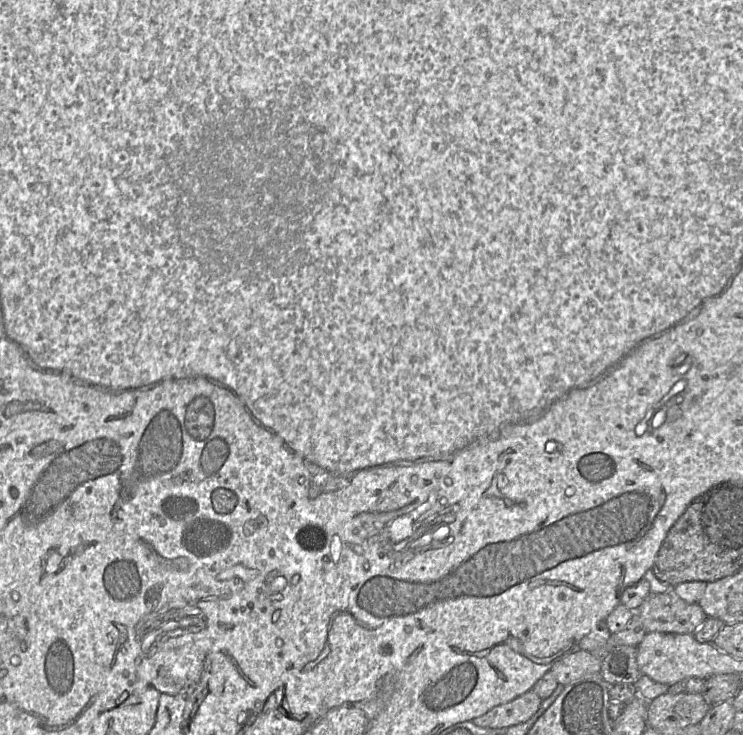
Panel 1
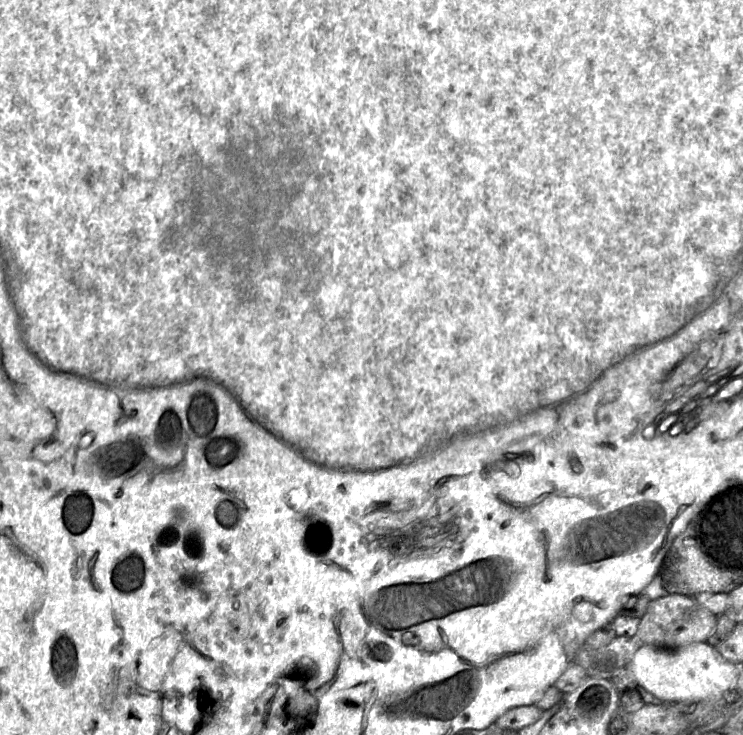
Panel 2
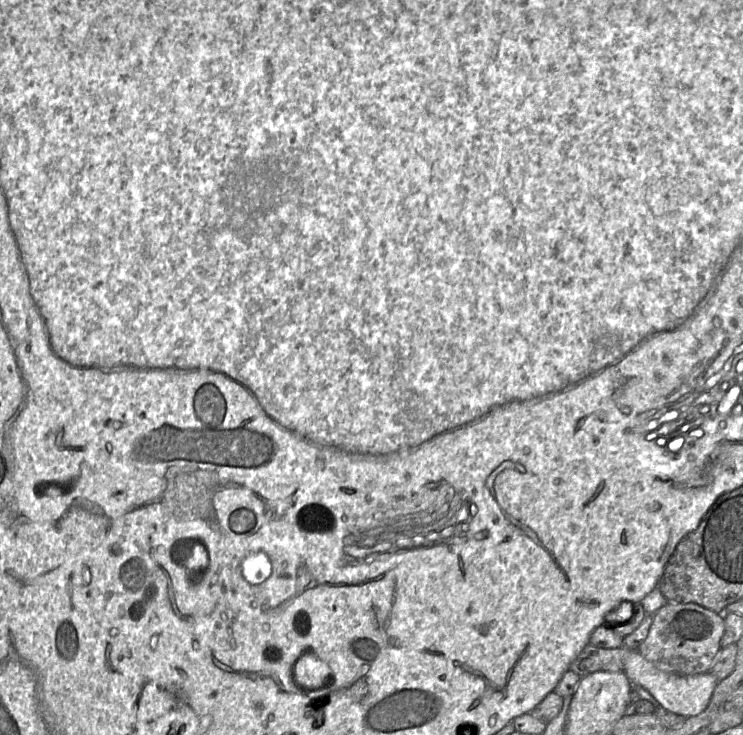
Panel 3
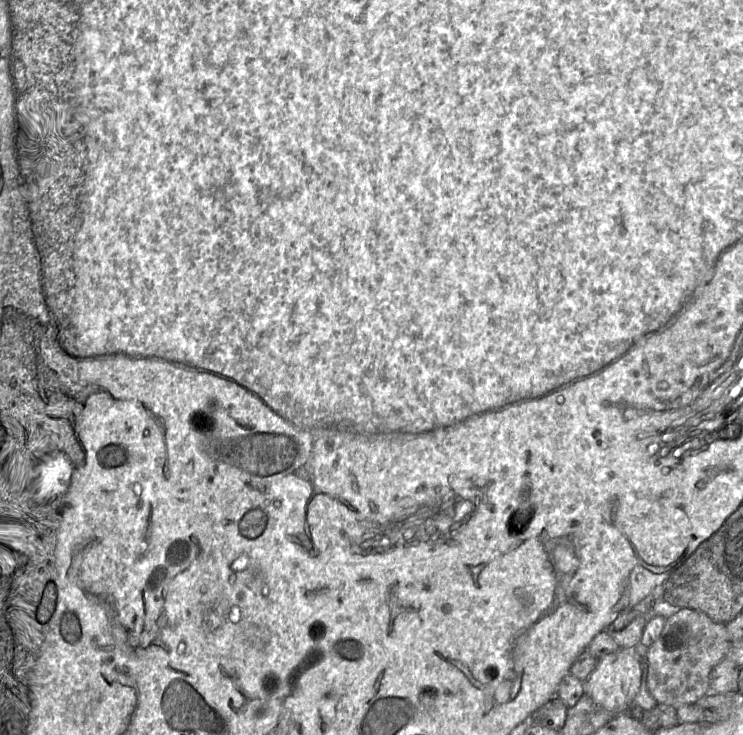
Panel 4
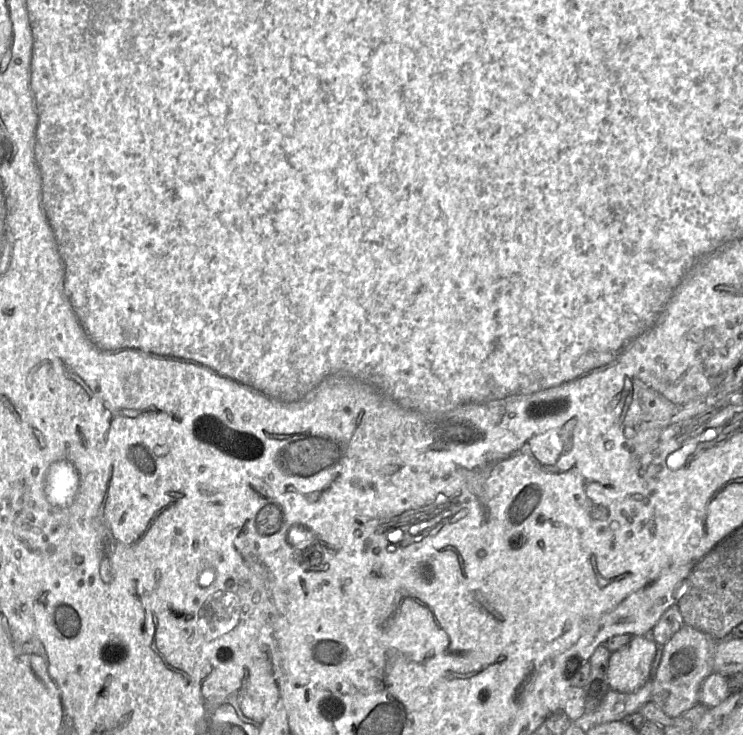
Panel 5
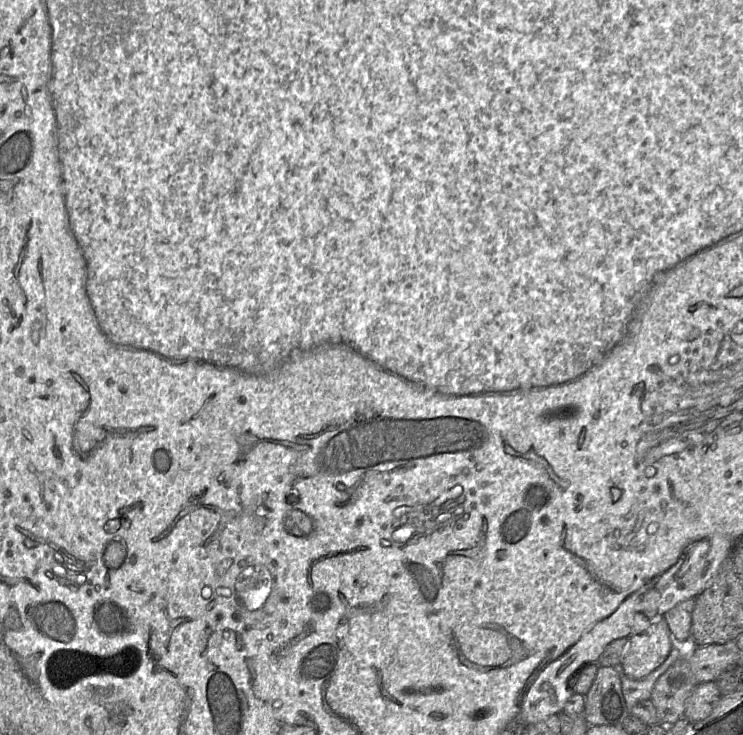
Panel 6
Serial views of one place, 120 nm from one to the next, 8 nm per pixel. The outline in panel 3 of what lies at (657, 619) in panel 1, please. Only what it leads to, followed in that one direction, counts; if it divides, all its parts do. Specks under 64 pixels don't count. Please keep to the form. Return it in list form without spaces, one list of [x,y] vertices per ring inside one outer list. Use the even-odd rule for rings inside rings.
[[[667,602],[652,615],[652,624],[639,653],[659,670],[678,675],[695,675],[710,672],[720,651],[725,623],[718,614],[695,603]]]

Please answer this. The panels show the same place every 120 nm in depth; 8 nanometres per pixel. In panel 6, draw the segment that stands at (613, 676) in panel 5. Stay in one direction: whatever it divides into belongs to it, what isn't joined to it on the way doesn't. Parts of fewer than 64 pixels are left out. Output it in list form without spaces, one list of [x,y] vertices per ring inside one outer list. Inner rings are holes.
[[[664,616],[653,618],[628,637],[618,669],[631,679],[642,679],[663,664],[674,645]]]

